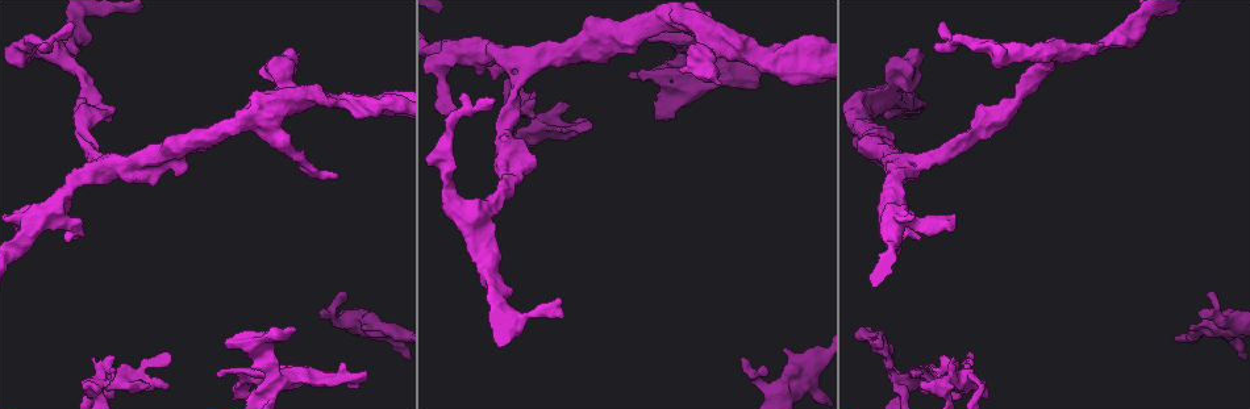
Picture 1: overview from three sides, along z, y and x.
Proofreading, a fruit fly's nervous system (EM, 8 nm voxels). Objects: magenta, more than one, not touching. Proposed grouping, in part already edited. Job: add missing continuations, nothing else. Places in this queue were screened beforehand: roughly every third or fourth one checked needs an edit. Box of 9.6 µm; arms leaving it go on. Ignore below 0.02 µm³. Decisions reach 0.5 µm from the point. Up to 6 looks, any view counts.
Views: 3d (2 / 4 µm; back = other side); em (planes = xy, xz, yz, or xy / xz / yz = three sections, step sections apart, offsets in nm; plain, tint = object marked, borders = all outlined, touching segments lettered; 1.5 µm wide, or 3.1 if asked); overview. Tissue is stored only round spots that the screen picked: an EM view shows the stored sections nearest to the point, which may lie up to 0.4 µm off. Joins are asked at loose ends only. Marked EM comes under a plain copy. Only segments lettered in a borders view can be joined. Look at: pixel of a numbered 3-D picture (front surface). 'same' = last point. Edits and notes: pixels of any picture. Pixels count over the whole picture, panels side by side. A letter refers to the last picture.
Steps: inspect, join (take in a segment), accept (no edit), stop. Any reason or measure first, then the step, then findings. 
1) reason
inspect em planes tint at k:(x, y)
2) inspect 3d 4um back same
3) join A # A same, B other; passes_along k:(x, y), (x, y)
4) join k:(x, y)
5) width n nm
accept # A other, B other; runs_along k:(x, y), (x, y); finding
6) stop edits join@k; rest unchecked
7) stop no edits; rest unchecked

free end
inspect em xy step 8 borders at 1:(148, 386)

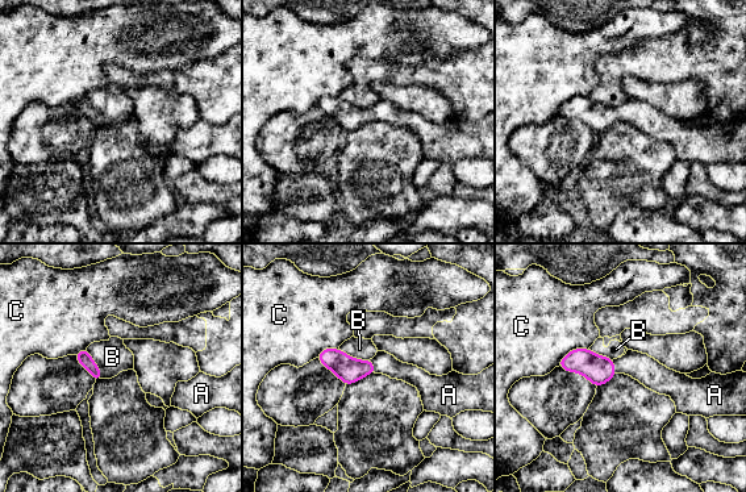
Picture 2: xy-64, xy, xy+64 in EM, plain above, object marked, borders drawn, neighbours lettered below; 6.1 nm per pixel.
join 2:(384, 363) # A same, B other, C other; it goes on there

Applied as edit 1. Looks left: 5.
inspect overview

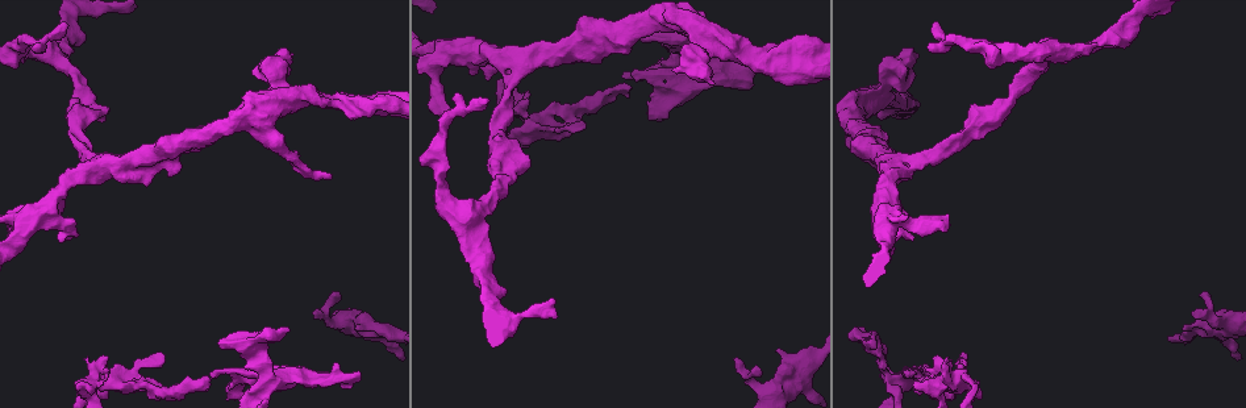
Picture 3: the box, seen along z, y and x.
an open end
inspect 3d 4um at 3:(946, 217)

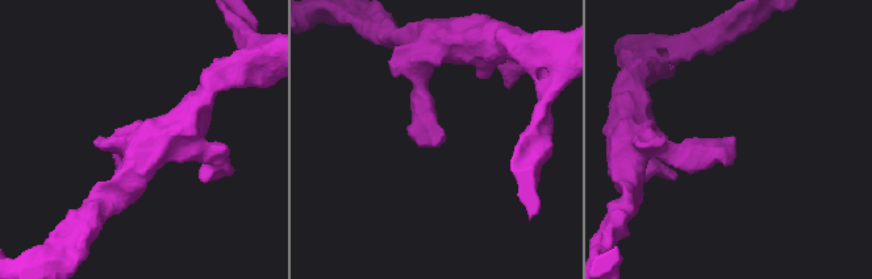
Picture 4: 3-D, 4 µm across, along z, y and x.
inspect em planes borders at 4:(733, 139)

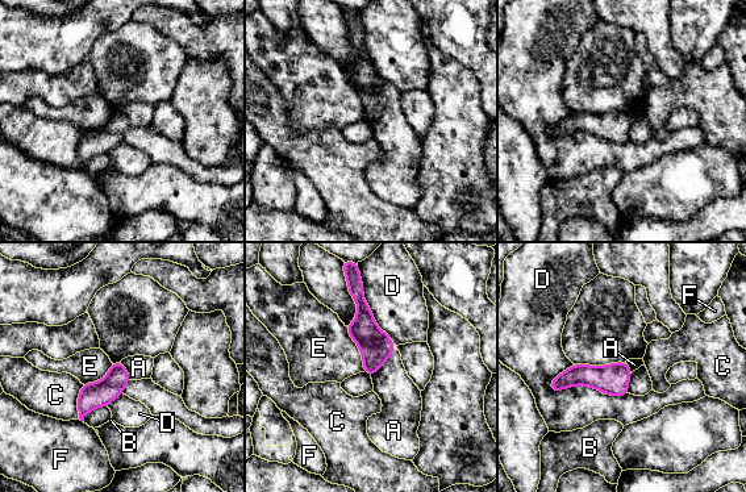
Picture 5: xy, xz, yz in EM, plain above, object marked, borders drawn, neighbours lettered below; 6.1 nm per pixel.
width 150 nm; longest_contact D 500 nm
join 5:(400, 397) # A same, B other, C other, D other, E other, F other; the cell continues

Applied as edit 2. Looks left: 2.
stop edits join@2, join@5; rest unchecked

